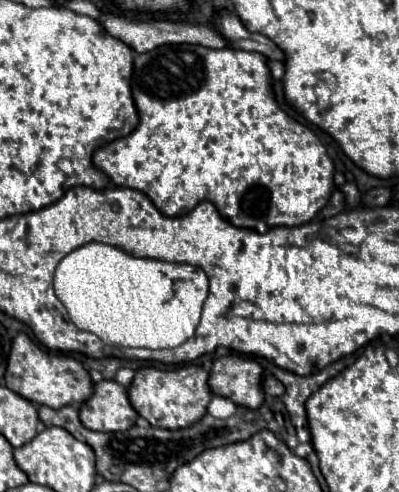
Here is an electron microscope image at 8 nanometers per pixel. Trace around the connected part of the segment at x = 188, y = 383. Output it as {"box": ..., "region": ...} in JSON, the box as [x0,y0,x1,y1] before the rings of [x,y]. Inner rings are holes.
{"box":[129,364,211,430],"region":[[[195,364],[179,366],[179,368],[139,368],[135,374],[135,380],[129,386],[129,400],[133,408],[143,416],[151,426],[155,428],[167,428],[167,430],[179,430],[195,424],[203,418],[207,412],[207,406],[211,402],[211,388],[207,384],[207,370]]]}

